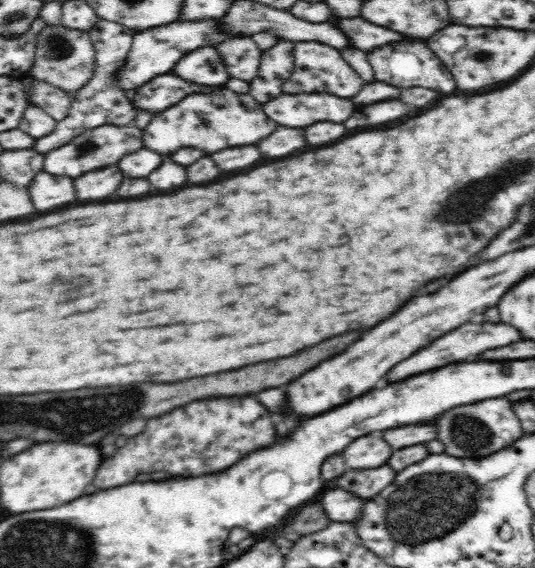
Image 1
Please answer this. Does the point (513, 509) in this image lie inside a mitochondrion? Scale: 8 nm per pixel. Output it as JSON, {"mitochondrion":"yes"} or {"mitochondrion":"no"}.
{"mitochondrion":"no"}

